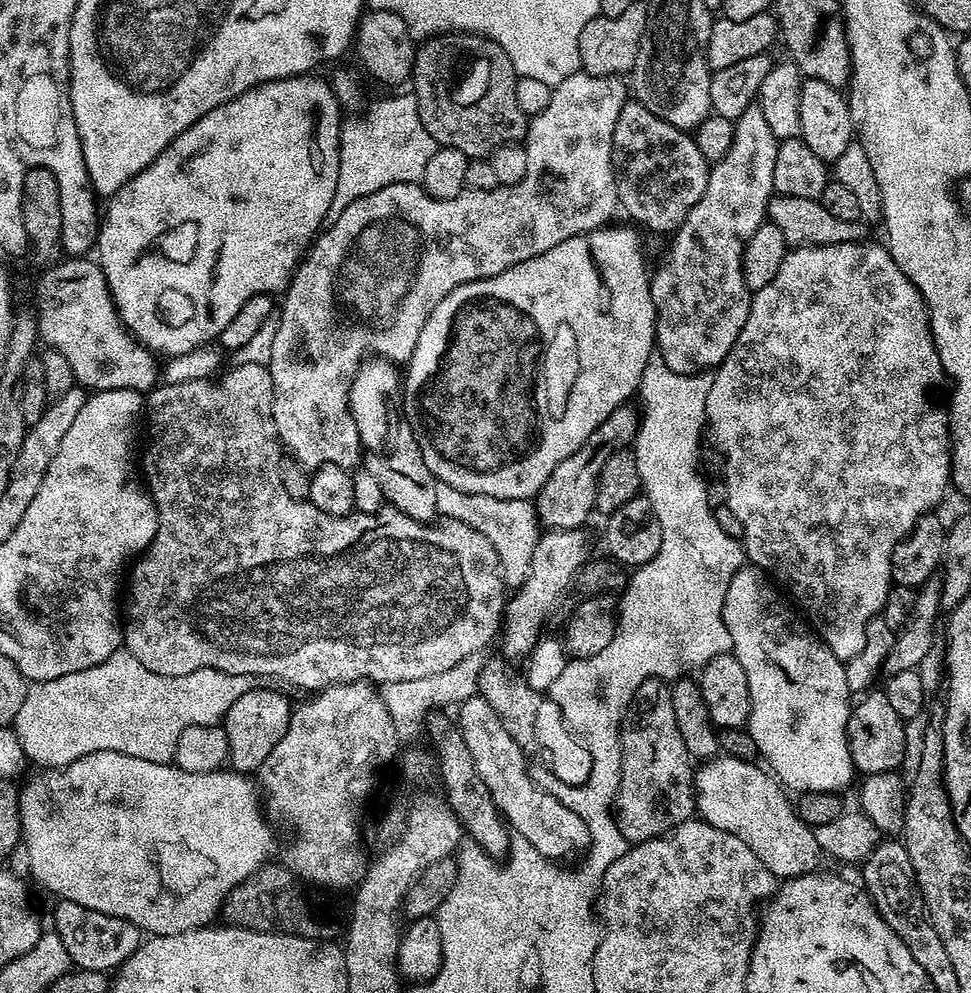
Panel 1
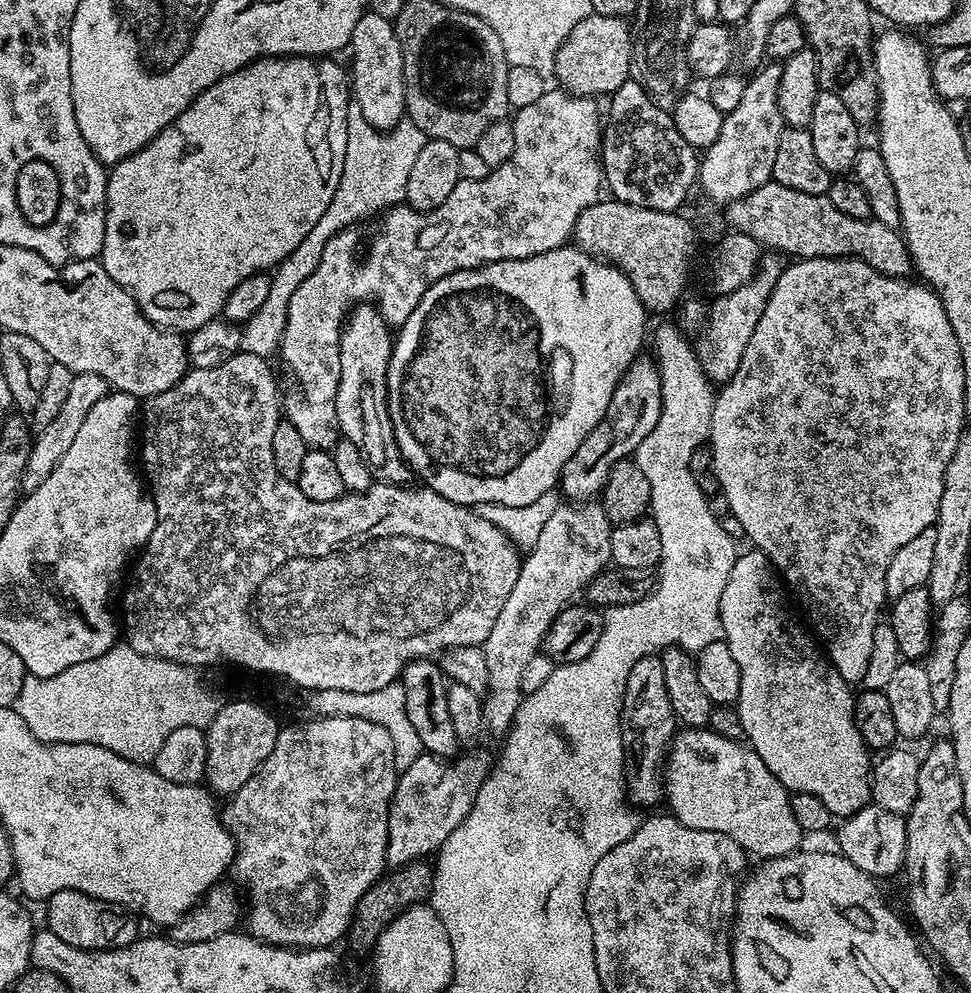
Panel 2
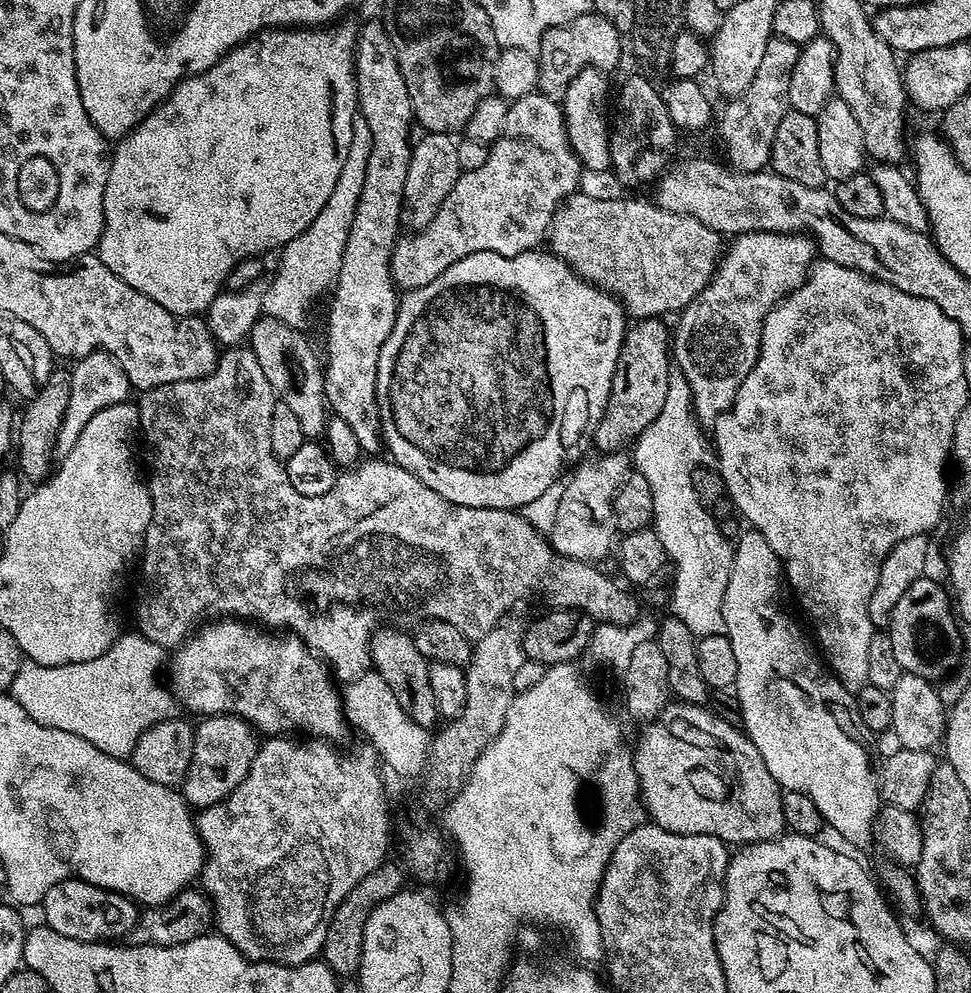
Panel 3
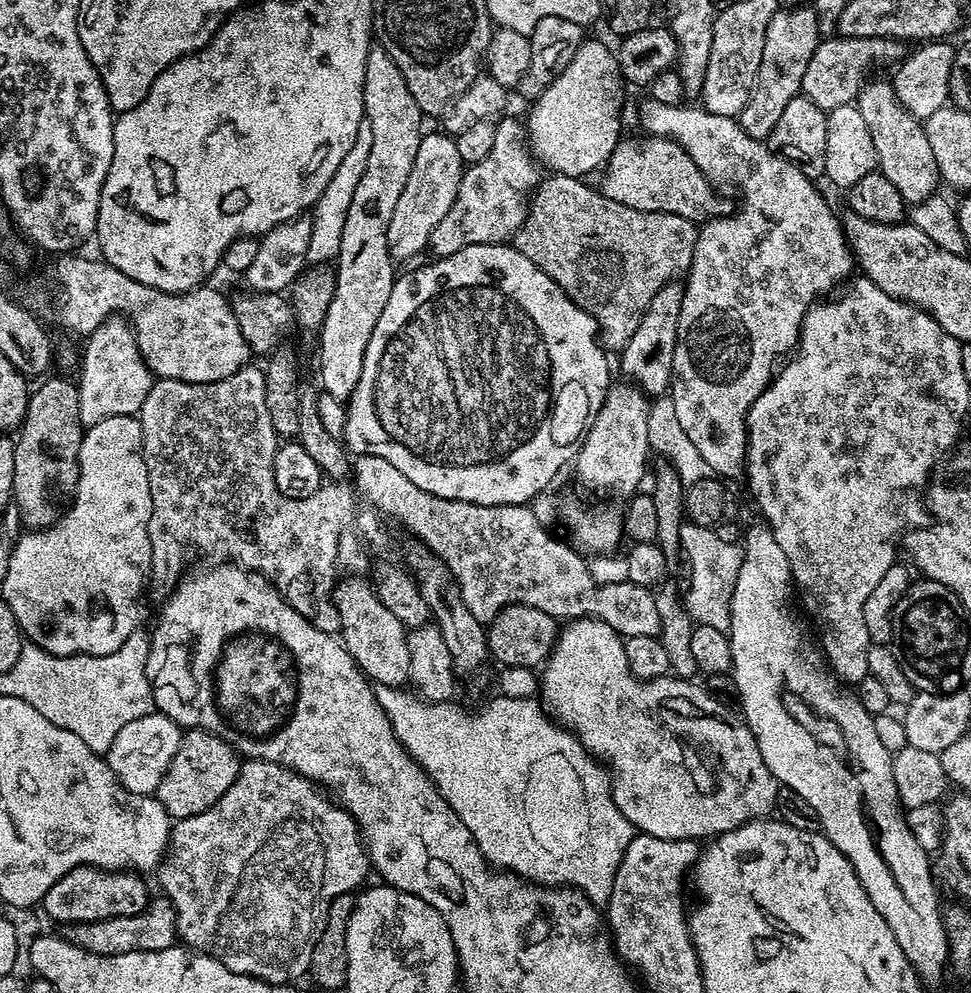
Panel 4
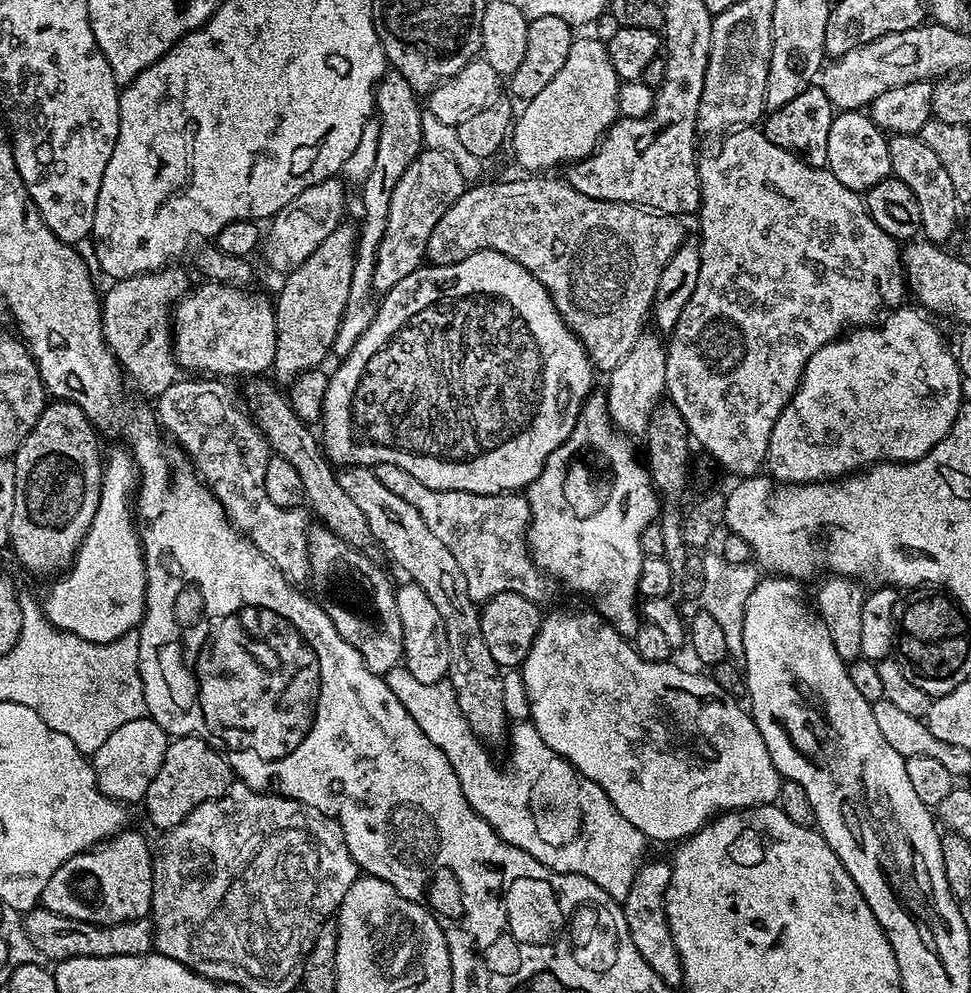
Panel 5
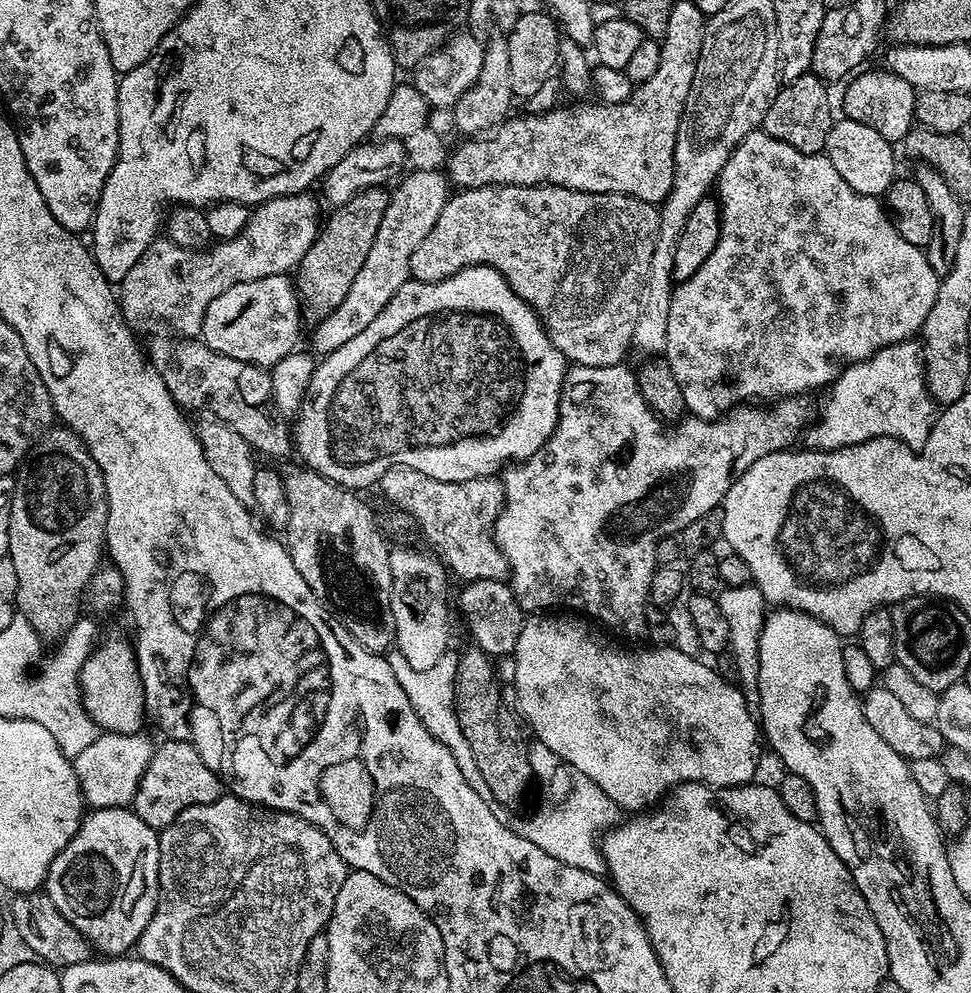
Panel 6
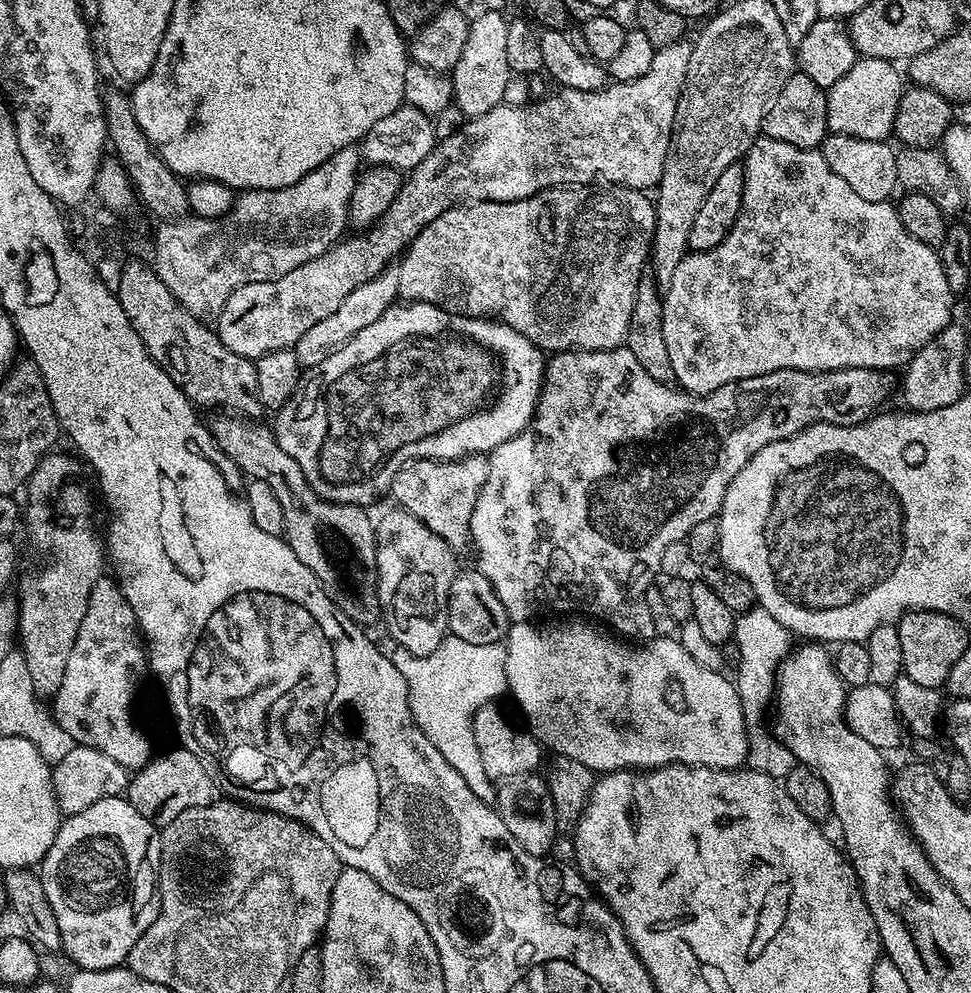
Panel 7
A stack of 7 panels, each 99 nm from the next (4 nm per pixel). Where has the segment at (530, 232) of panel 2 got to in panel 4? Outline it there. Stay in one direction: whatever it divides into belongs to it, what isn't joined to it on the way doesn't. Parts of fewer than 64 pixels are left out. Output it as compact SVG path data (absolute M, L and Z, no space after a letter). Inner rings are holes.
M507 116L496 124L490 154L486 154L482 162L465 167L458 198L454 198L450 214L434 226L434 234L428 243L433 257L458 254L458 250L475 244L503 244L511 241L524 225L530 197L542 179L542 168L529 148L525 125Z

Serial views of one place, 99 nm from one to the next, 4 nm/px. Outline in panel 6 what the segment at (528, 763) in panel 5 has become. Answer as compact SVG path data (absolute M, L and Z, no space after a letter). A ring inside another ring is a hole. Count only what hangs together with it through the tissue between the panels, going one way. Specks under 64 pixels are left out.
M395 650L389 651L386 659L394 670L394 678L398 678L398 686L402 686L402 690L406 690L406 698L410 698L410 706L414 706L414 710L420 721L426 726L426 730L435 740L442 742L442 746L446 746L450 750L450 754L460 756L458 764L464 764L464 768L468 768L468 764L472 764L474 760L468 760L470 746L458 726L456 675L452 673L452 668L448 668L448 660L438 658L437 664L430 666L430 670L414 670L414 666L410 666L410 662L406 662L406 658L402 658L402 654ZM539 742L533 743L528 750L532 763L532 774L537 781L545 784L544 797L533 816L525 818L518 824L518 831L534 846L546 850L554 858L566 862L570 866L578 866L587 872L597 874L605 871L604 853L598 843L598 834L603 834L617 823L618 809L612 801L586 774L574 770L566 764L558 754L550 750L550 746Z

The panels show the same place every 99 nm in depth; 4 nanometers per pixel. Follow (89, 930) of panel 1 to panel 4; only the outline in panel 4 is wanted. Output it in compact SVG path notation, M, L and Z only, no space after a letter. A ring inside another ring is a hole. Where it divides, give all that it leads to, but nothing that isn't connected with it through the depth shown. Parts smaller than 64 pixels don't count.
M91 866L75 868L50 886L44 895L42 909L50 919L70 924L138 914L150 899L147 886L140 880L143 879L131 870L105 870Z

